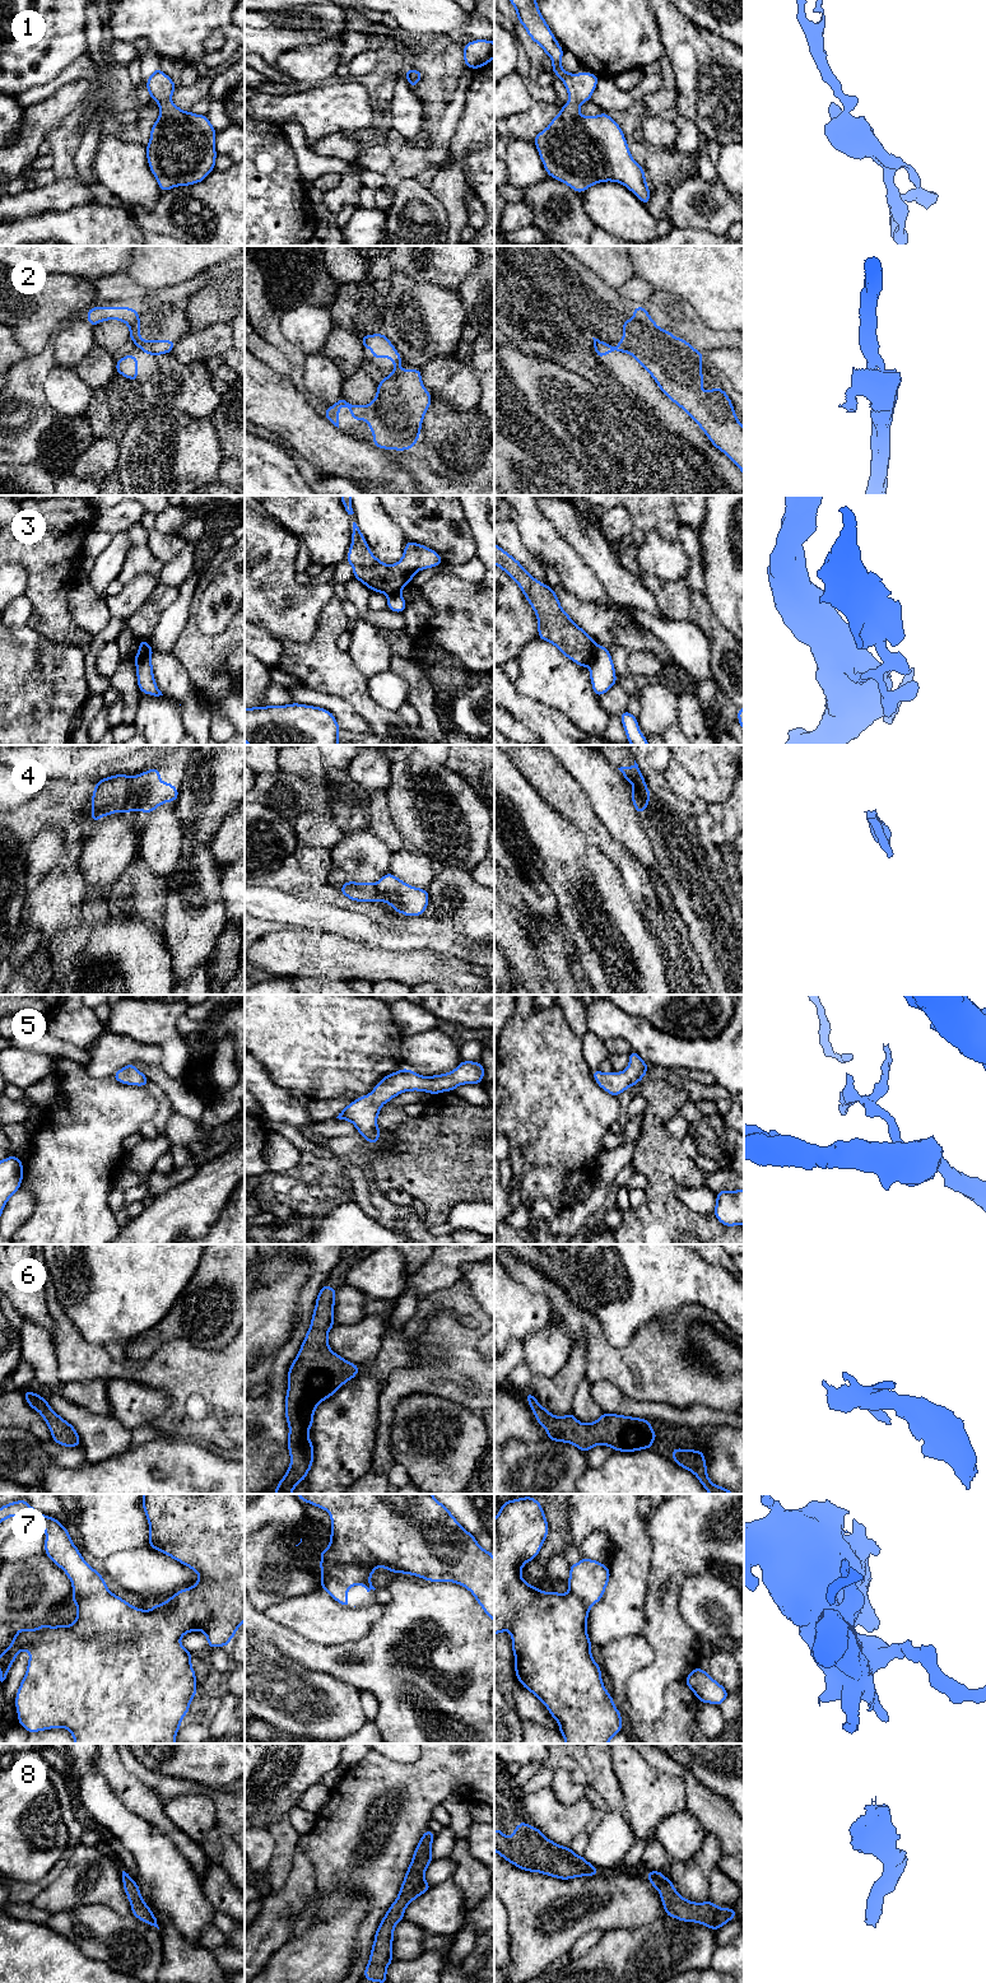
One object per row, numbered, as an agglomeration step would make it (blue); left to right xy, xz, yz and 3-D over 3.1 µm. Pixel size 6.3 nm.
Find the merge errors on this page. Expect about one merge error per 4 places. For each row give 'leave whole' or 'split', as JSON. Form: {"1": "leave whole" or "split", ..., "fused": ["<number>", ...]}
{"1": "leave whole", "2": "split", "3": "split", "4": "split", "5": "leave whole", "6": "leave whole", "7": "leave whole", "8": "leave whole", "fused": ["2", "3", "4"]}

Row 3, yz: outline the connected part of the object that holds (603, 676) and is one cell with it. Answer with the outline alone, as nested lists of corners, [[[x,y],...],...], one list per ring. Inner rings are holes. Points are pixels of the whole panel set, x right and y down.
[[[597,643],[595,644],[594,657],[589,670],[591,685],[596,697],[605,694],[617,684],[614,662],[606,647]]]

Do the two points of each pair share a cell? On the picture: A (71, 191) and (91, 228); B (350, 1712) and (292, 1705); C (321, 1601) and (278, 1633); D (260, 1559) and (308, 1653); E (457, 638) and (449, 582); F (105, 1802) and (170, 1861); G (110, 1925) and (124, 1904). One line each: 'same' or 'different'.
A: different
B: same
C: different
D: different
E: same
F: same
G: different

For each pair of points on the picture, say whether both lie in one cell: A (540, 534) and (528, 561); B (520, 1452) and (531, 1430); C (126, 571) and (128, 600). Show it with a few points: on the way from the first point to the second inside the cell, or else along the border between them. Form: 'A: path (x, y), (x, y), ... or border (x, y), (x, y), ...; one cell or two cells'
A: border (516, 526), (521, 543), (533, 554); two cells
B: border (548, 1439), (538, 1442), (510, 1441), (507, 1443); two cells
C: border (156, 580), (148, 575), (138, 575), (124, 585); two cells

